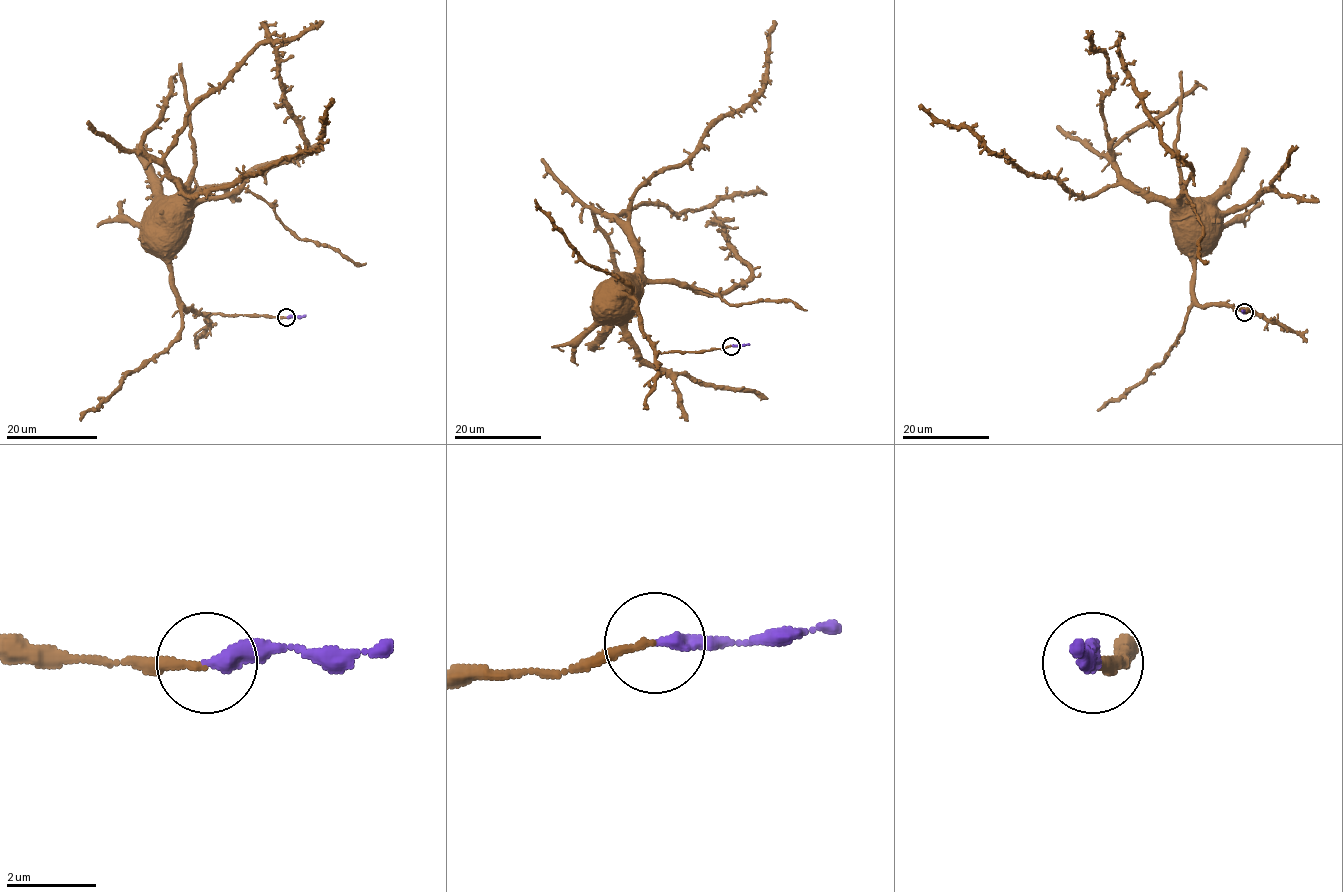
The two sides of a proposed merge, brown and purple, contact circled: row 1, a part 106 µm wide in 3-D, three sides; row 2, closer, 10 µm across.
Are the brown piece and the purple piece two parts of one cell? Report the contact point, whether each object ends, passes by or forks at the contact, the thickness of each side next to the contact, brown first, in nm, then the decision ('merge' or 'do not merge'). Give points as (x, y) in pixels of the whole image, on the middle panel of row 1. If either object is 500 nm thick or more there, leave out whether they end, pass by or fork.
(731, 346) | brown ends | purple ends | 160/320 nm | merge

